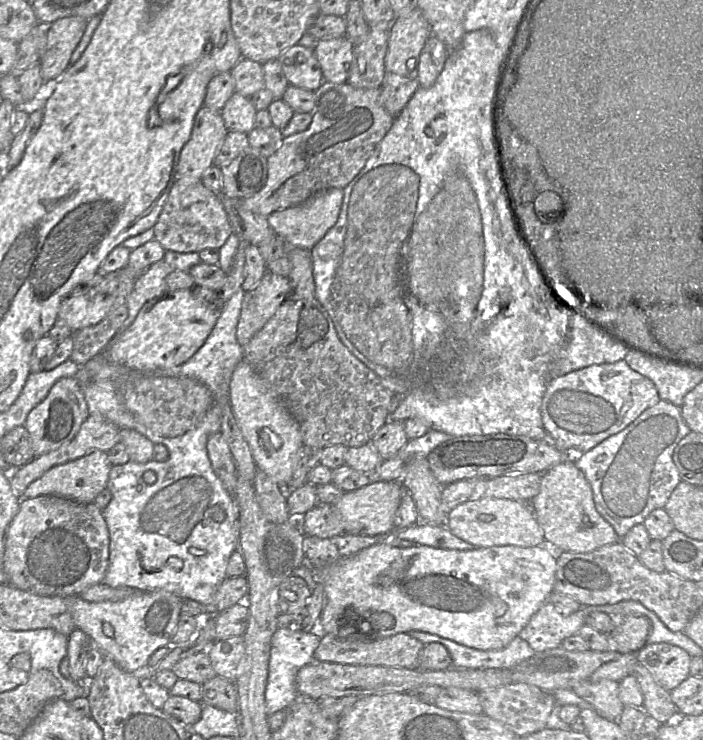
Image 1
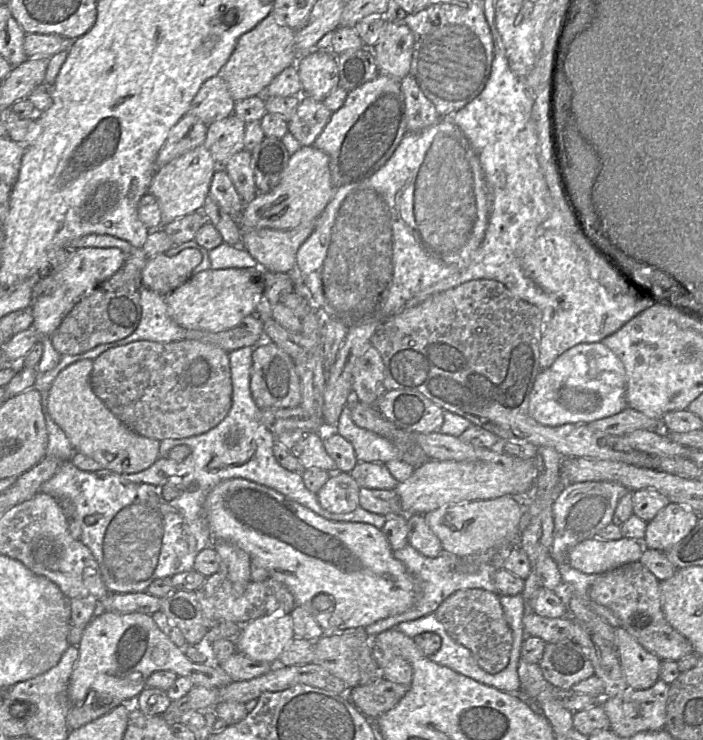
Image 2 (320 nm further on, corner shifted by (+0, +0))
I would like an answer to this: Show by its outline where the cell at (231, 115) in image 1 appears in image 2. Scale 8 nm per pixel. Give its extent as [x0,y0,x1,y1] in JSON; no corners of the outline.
[203,114,246,168]

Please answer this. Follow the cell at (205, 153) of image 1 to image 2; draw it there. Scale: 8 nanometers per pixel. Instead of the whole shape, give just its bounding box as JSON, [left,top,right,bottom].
[148,145,218,226]

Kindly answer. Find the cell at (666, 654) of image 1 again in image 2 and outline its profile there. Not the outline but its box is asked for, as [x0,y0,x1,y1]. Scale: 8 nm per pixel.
[614,629,661,690]

